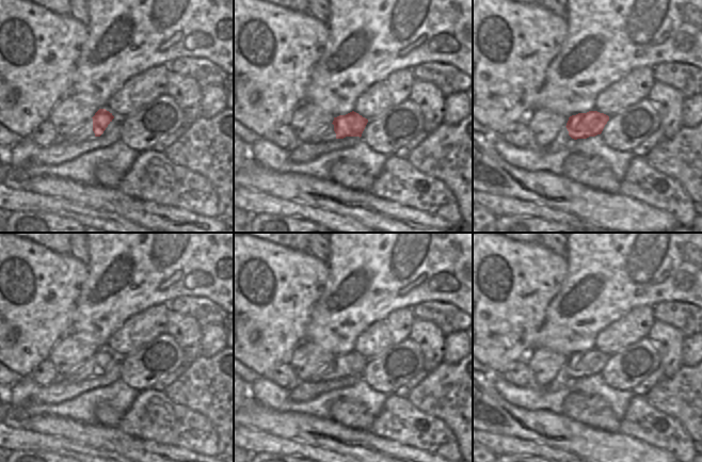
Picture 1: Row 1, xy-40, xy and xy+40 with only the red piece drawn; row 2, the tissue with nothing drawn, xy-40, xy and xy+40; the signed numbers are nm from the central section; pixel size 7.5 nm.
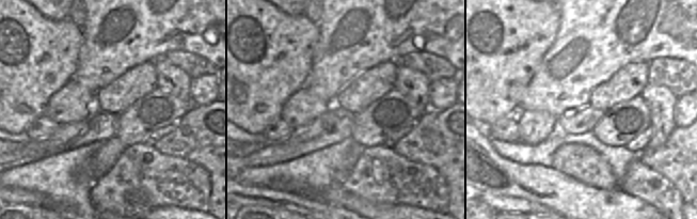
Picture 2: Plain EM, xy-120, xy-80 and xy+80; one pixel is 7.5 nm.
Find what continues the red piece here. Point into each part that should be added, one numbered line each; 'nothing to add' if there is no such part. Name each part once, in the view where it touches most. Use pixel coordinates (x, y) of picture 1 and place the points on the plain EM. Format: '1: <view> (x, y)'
1: xy-40 (84, 370)

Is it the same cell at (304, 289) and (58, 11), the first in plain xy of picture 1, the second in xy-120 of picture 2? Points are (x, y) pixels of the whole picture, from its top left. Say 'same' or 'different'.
different

